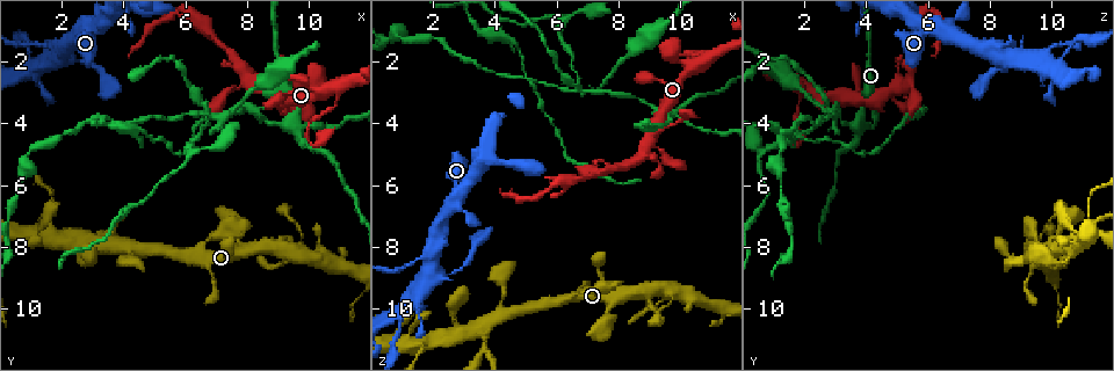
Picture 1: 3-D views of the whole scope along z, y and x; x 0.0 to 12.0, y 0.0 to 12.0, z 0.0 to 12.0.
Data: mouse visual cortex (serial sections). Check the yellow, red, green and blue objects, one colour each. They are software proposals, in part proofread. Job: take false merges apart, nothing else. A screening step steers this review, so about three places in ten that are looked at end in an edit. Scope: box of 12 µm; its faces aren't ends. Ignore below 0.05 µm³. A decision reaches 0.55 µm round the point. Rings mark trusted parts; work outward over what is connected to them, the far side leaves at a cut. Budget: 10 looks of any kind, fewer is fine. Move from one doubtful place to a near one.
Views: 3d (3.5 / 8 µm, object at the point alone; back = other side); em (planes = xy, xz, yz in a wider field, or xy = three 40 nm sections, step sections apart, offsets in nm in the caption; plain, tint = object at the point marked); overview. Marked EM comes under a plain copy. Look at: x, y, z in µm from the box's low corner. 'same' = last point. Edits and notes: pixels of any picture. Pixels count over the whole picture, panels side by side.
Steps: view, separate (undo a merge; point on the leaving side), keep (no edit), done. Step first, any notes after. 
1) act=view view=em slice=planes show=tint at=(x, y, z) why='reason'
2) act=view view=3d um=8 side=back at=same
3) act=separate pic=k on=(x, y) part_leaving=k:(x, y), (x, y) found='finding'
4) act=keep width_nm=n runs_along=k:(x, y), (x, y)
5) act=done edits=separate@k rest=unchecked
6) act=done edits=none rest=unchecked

act=view view=3d um=8 at=(2.2, 1.9, 9.0) why='small branch off a trunk'

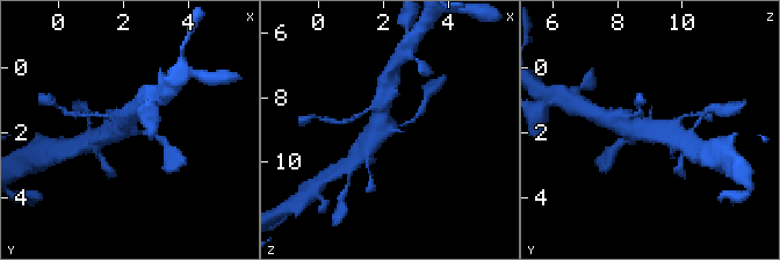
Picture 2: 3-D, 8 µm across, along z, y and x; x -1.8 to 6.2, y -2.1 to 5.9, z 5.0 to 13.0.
act=view view=em slice=xy step=5 show=tint at=(2.3, 1.9, 8.9) why='now the EM'

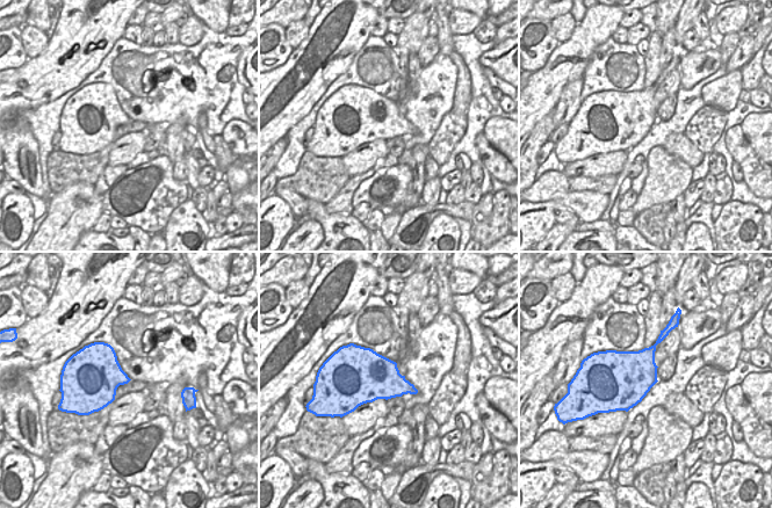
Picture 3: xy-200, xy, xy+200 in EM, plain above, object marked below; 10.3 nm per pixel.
act=keep runs_along=2:(384, 95), (378, 134), (365, 151) found='all the same cell'

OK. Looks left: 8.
act=view view=3d um=8 side=back at=(3.6, 7.5, 11.3) why='three-way junction'

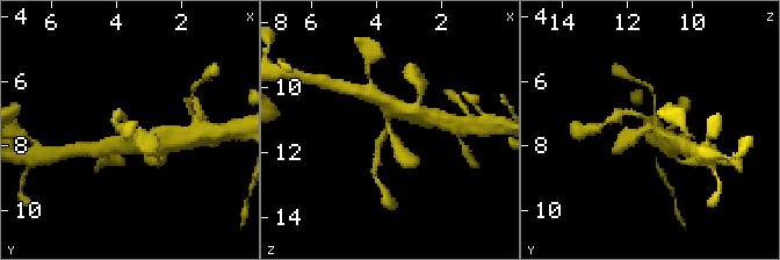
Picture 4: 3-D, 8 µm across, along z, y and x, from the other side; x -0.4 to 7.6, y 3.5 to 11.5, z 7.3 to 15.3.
act=view view=3d um=3.5 at=(3.6, 7.5, 11.2)

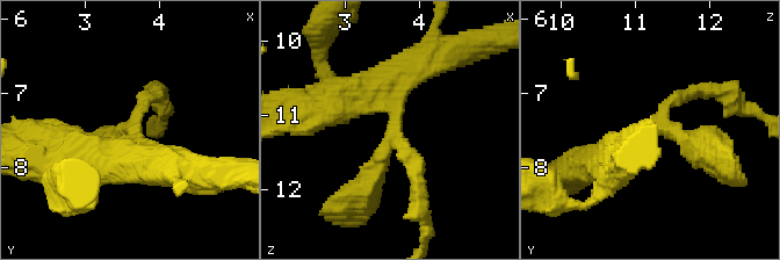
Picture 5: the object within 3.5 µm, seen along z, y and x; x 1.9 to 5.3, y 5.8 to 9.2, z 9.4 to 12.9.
act=view view=em slice=planes show=tint at=(3.70, 7.45, 11.25) why='shape alone is not enough'

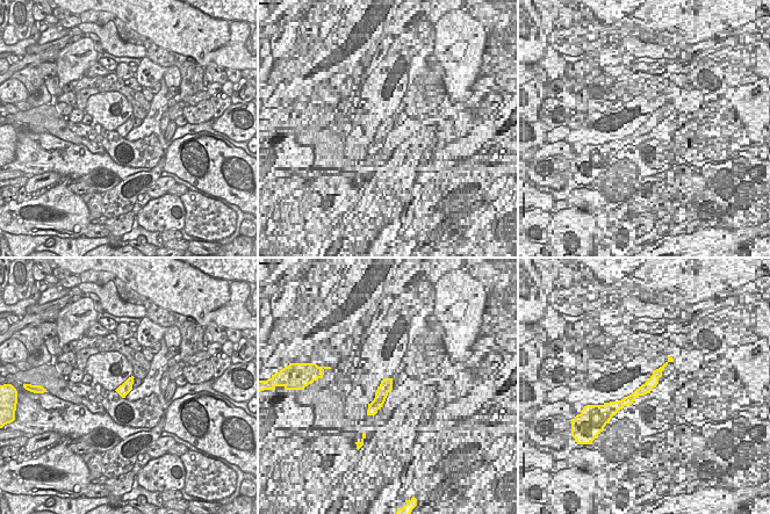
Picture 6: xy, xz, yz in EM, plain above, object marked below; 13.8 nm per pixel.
act=keep arm_widths_nm=200,300,350 found='all the same cell'

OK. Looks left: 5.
act=view view=3d um=3.5 at=(1.6, 7.5, 11.1)

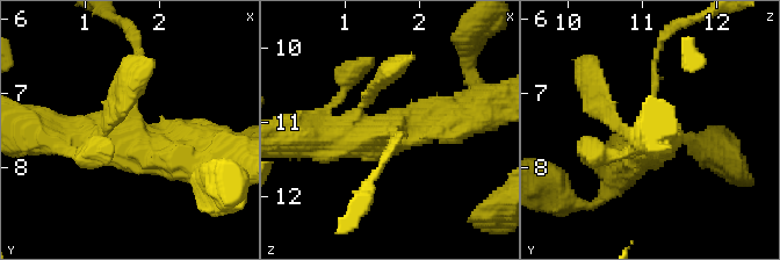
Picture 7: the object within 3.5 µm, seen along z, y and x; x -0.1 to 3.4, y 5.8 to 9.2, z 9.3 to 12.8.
act=view view=em slice=xy step=5 show=tint at=(1.55, 7.55, 11.15) arms=4 arm_widths_nm=100,200,450,500 why='shape alone is not enough'

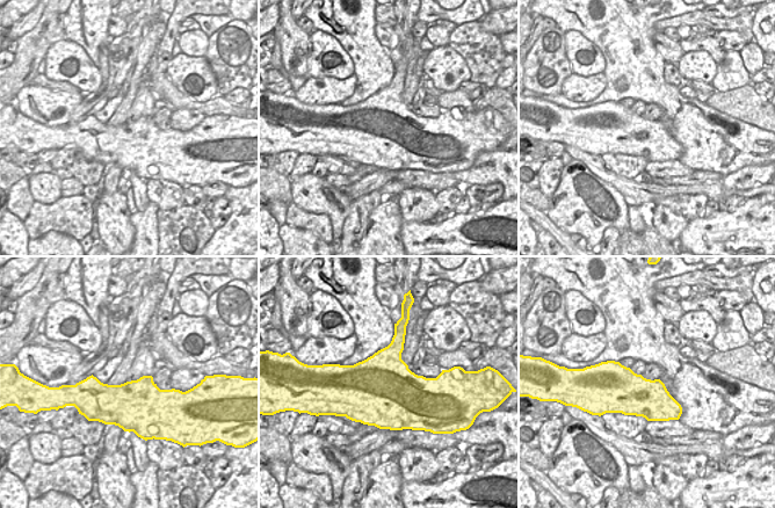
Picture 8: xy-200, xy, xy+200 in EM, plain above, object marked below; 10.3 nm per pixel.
act=keep runs_along=7:(194, 159), (48, 130) found='one cell here'

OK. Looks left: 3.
act=view view=3d um=8 at=(7.8, 1.9, 5.5)

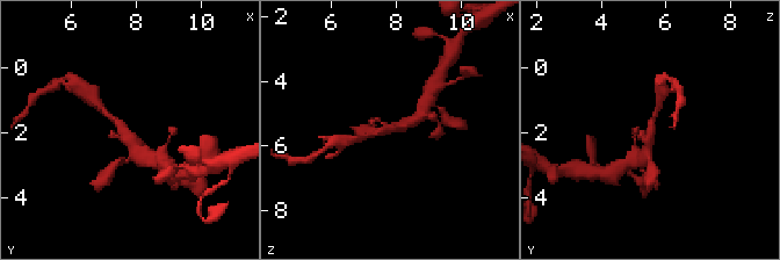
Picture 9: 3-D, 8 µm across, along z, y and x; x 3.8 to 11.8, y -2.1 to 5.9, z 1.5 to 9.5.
act=view view=em slice=xy step=2 show=tint at=(7.7, 2.0, 5.6) why='need the tissue'

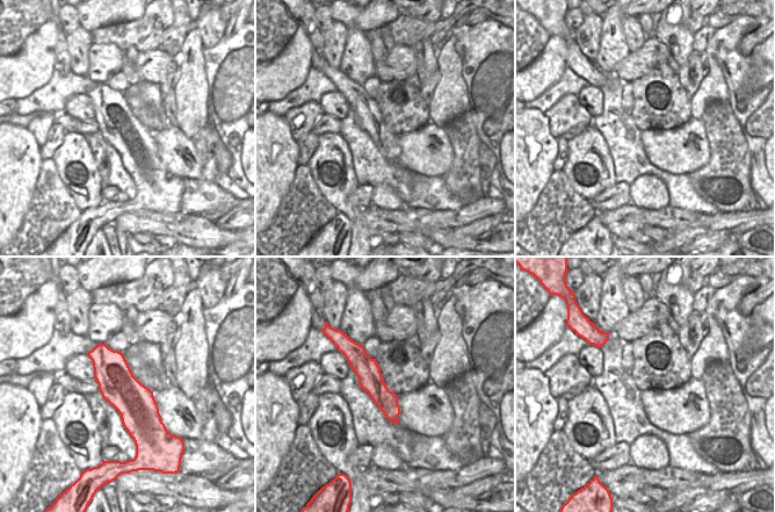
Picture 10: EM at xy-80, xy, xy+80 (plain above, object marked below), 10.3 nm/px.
act=keep width_nm=260 runs_along=10:(356, 346), (359, 361), (395, 419) found='continuous, no second cell'

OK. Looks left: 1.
act=done edits=none rest=unchecked

